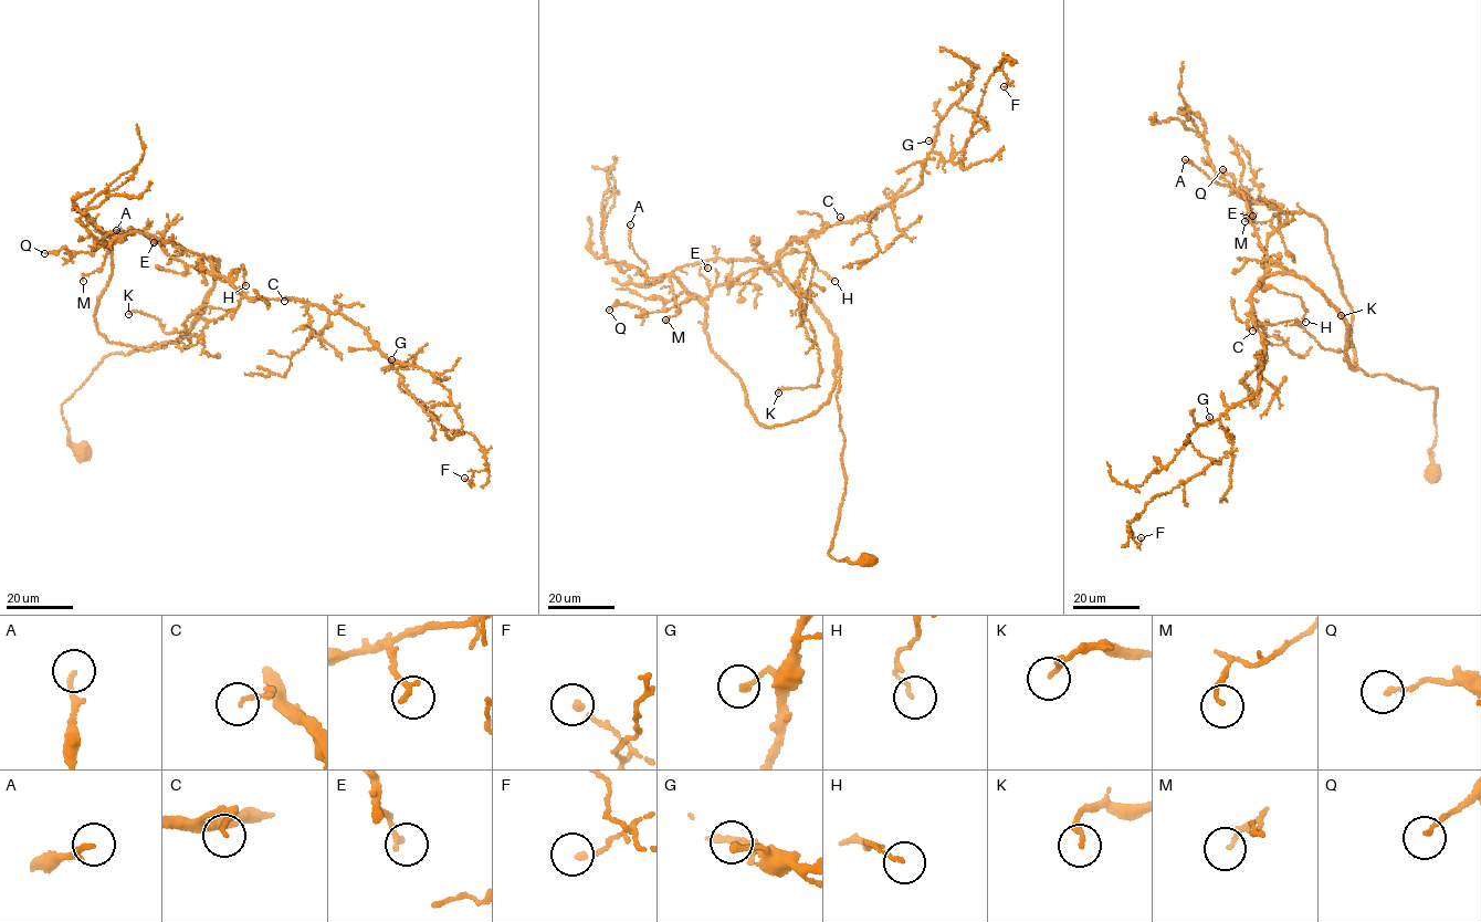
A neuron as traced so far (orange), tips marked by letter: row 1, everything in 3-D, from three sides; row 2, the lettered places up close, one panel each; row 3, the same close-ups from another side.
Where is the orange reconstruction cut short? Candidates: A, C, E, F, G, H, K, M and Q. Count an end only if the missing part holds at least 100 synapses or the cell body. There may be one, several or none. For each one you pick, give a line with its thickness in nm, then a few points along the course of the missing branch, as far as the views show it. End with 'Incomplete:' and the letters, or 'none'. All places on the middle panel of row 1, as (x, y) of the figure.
Incomplete: none

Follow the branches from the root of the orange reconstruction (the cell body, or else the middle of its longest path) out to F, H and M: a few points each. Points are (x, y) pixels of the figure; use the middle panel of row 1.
F: (865, 559), (828, 554), (840, 351), (778, 253), (916, 188), (931, 153), (960, 163), (1008, 56), (1004, 86)
H: (865, 559), (828, 554), (844, 441), (820, 311), (757, 260), (672, 275), (703, 299), (795, 250), (834, 281)
M: (865, 559), (828, 554), (844, 441), (820, 311), (762, 262), (715, 259), (674, 270), (665, 320)

